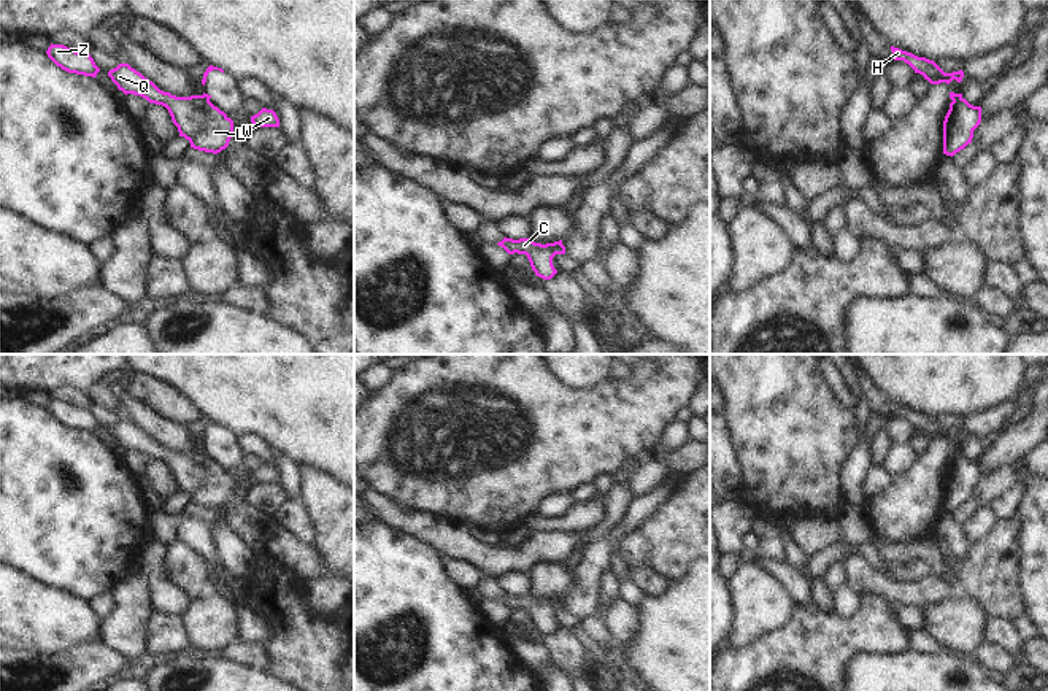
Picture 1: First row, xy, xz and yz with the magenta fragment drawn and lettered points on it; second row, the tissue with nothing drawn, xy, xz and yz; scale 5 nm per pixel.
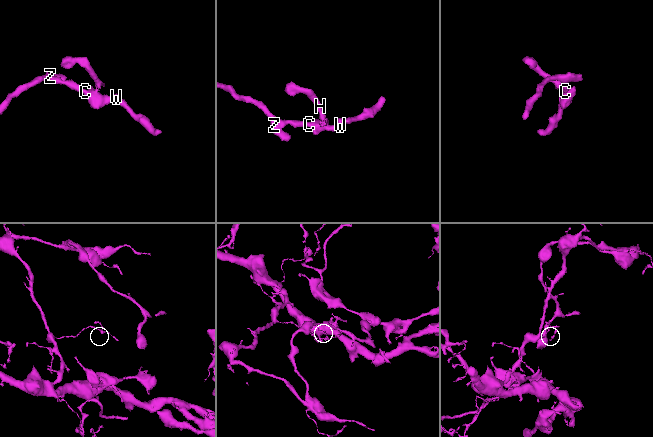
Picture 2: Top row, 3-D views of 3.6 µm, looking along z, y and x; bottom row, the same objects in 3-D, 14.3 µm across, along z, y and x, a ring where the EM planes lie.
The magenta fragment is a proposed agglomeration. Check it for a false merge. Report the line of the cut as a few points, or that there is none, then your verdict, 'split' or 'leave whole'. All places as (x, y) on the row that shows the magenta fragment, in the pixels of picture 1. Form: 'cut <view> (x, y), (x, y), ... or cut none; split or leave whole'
cut yz (961, 96), (953, 100); split

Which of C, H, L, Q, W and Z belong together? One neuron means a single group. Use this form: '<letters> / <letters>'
C L Q W Z / H

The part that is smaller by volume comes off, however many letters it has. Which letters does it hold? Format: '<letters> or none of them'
H

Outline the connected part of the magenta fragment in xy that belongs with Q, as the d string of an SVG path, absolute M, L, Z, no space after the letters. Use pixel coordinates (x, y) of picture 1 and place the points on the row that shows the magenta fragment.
M119 64L108 71L108 76L125 95L140 95L149 103L165 106L179 137L184 137L191 148L218 154L229 146L233 121L210 98L203 95L176 97L164 92L129 64Z

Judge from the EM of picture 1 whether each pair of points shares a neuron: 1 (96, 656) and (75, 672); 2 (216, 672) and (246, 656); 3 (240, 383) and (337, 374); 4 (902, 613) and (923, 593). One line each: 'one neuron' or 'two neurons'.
1: one neuron
2: two neurons
3: one neuron
4: two neurons

